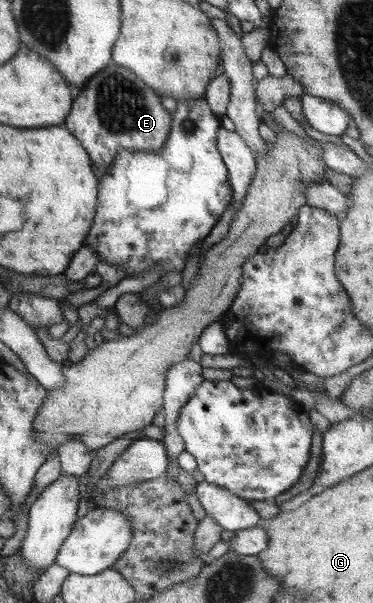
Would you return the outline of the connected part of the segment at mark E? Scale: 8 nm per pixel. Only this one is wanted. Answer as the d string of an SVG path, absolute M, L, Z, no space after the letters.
M110 61L98 74L88 78L88 84L78 90L73 98L72 110L64 120L66 128L77 138L86 149L91 160L101 172L108 171L112 159L116 157L118 149L134 152L161 151L166 145L168 133L172 128L172 113L162 104L162 97L155 90L150 90L131 70Z

